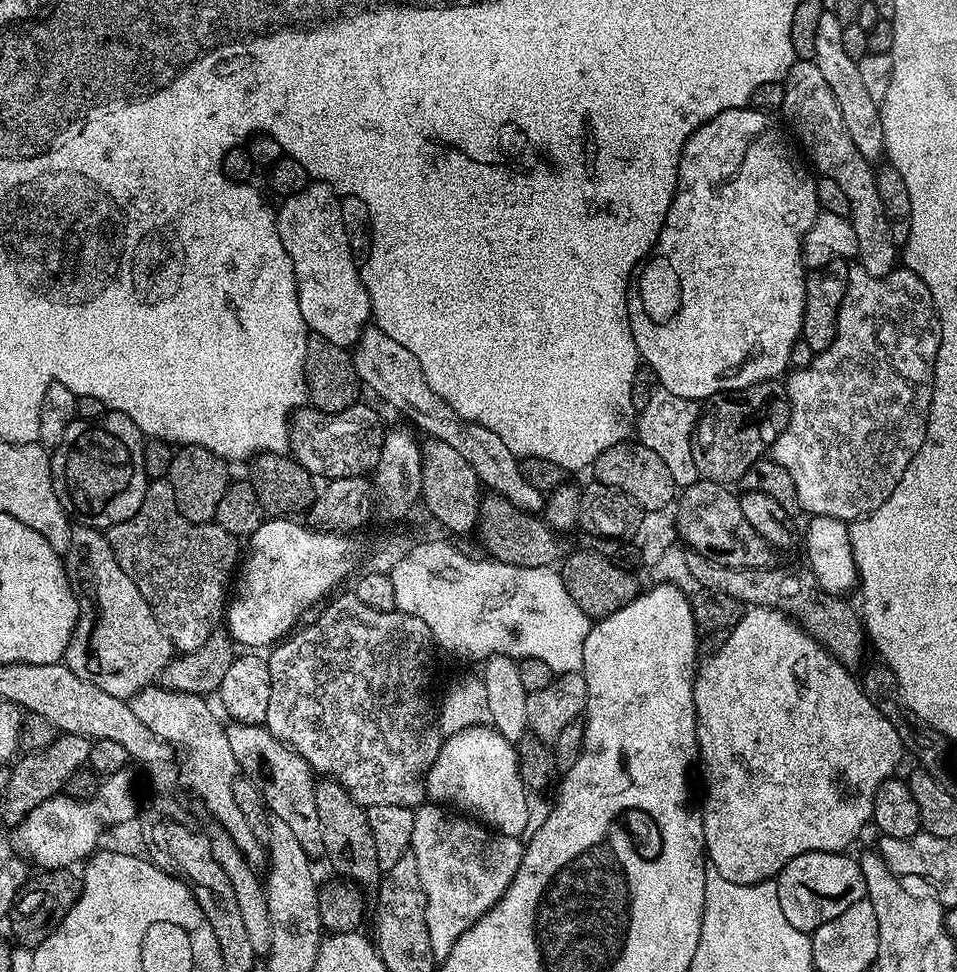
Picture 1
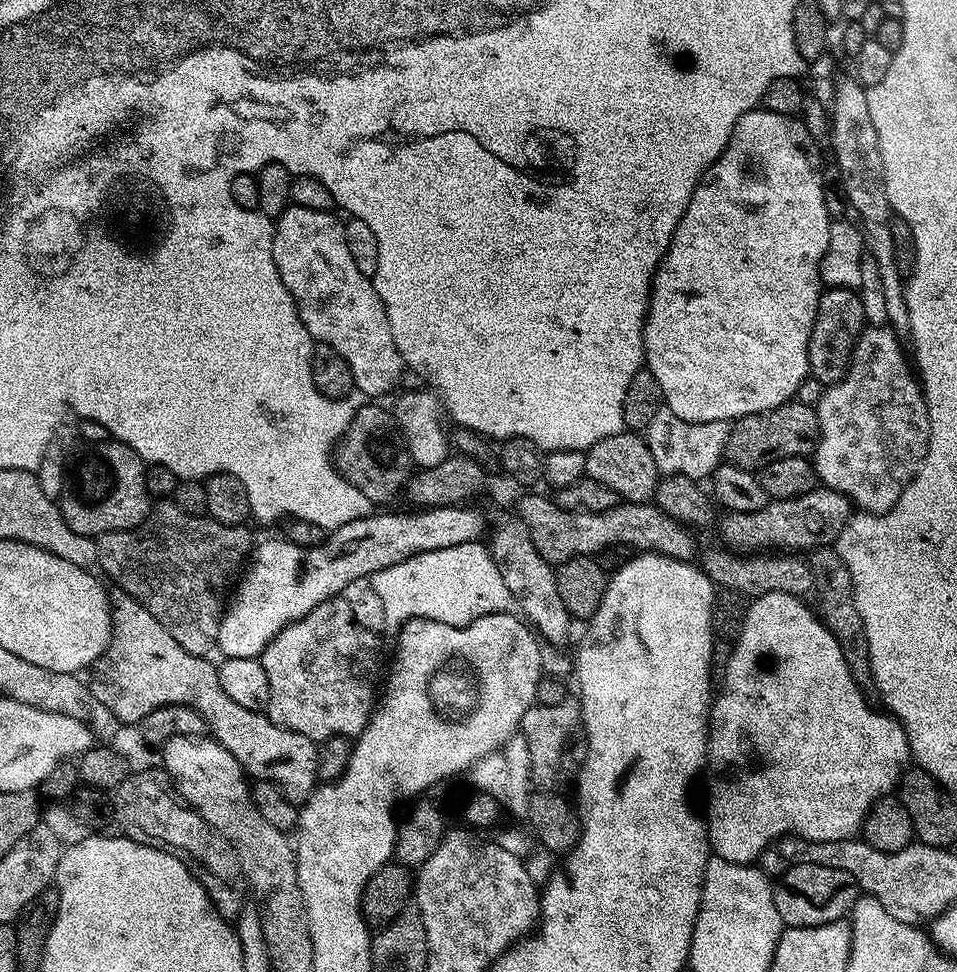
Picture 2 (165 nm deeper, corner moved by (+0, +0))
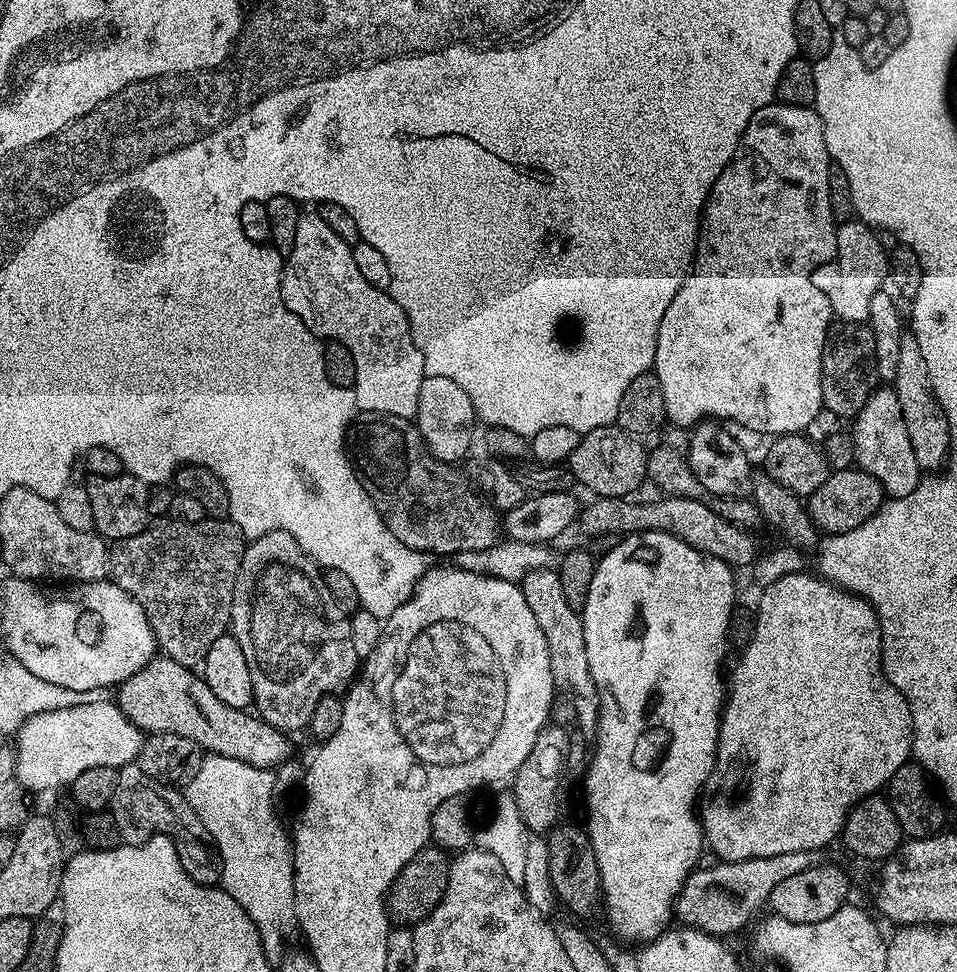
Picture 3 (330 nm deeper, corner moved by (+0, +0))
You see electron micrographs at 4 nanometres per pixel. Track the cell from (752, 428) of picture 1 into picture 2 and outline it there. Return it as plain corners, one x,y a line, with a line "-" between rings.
793,398
769,412
744,416
731,425
728,444
724,448
727,463
756,472
778,458
811,457
820,440
820,423
815,407

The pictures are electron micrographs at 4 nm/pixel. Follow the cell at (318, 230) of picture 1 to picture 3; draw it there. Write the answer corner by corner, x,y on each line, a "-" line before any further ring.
318,214
301,215
298,231
294,233
294,246
286,253
284,272
280,275
280,293
284,305
316,336
328,342
346,346
354,358
356,367
356,406
361,413
386,414
387,416
415,417
418,410
418,390
422,390
422,382
426,375
422,350
414,346
414,338
410,334
410,322
394,302
391,291
375,288
362,278
358,266
354,266
352,245
348,244

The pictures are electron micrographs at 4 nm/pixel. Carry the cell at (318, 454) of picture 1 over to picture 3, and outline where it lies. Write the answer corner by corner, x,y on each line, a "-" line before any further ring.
374,412
370,418
353,419
346,437
346,451
356,477
362,482
366,494
376,503
382,522
386,522
390,534
394,534
402,546
410,546
433,557
455,557
462,552
481,552
492,548
501,539
502,520
497,509
472,487
467,475
461,469
459,472
456,464
447,464
430,454
422,434
409,417

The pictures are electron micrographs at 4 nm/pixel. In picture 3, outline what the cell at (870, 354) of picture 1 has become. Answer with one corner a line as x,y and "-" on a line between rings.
877,387
851,424
855,467
878,478
885,493
892,498
910,494
920,485
922,470
918,458
914,458
914,446
910,446
910,434
906,431
906,421
902,419
902,406
891,387

